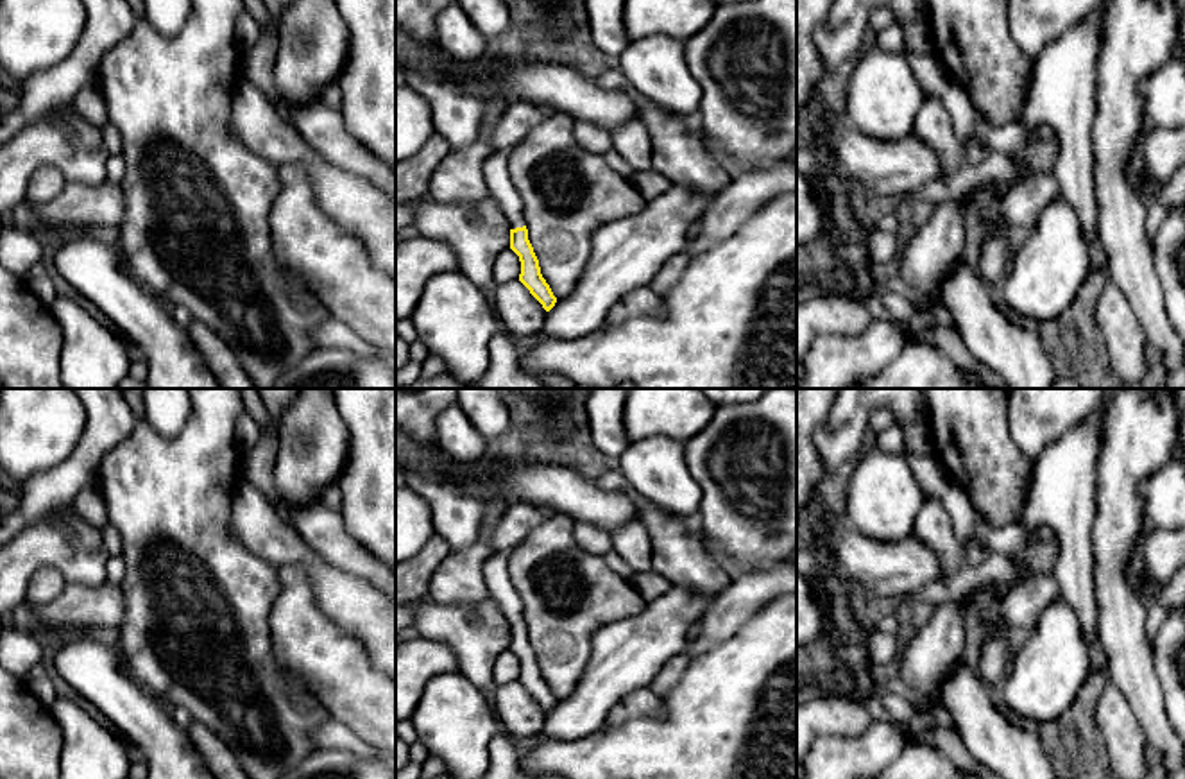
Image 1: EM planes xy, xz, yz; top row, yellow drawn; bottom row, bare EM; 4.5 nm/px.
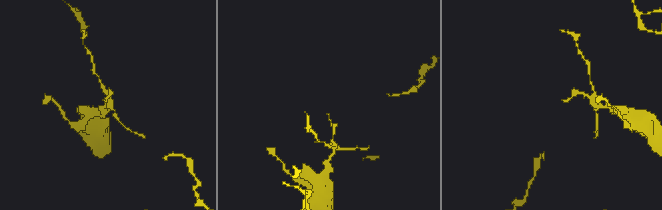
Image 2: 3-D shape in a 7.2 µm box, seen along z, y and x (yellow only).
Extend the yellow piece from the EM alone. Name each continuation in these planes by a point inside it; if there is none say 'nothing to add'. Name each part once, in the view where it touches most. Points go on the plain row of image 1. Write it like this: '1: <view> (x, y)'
1: xz (496, 575)

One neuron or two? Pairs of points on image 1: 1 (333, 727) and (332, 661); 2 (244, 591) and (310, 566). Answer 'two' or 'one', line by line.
1: two
2: two

